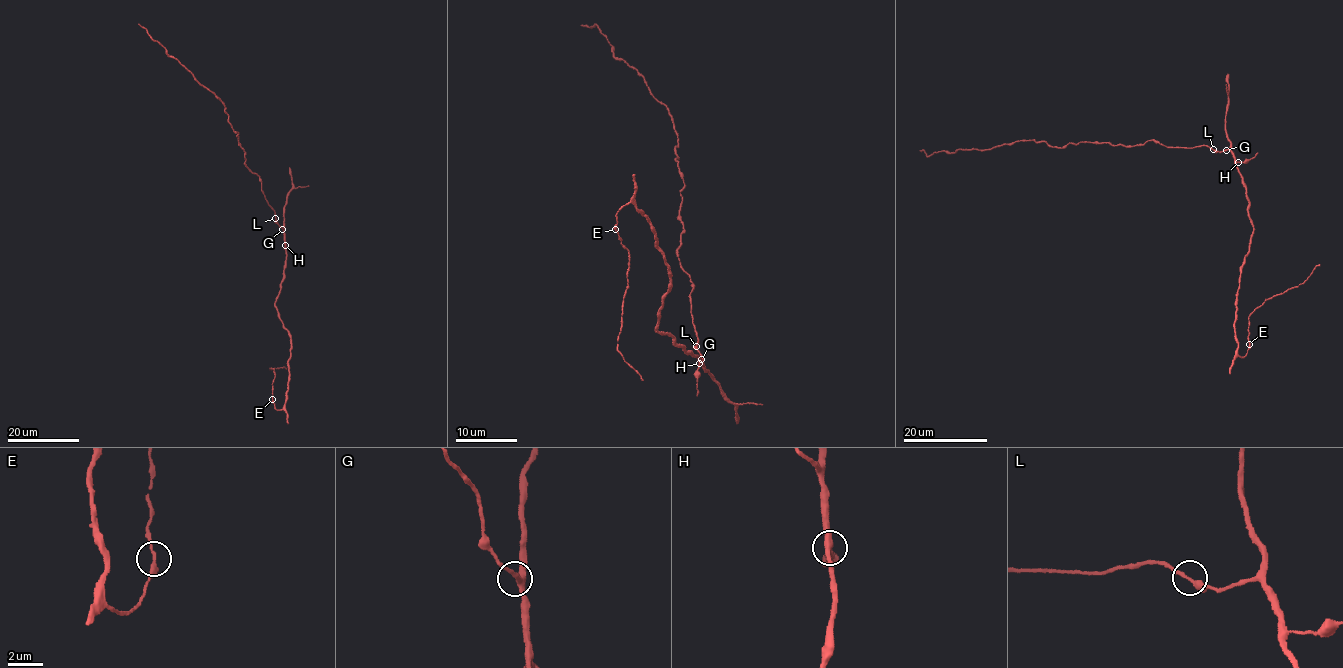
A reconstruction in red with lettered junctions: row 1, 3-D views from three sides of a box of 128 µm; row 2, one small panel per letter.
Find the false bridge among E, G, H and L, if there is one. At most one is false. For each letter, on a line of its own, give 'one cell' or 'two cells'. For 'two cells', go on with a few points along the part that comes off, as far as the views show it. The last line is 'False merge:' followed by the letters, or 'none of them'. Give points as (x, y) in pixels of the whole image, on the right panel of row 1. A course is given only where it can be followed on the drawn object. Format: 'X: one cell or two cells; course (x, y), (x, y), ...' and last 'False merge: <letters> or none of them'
E: one cell
G: one cell
H: one cell
L: one cell
False merge: none of them

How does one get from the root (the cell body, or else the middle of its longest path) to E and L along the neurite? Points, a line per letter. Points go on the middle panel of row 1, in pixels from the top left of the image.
E: (703, 365), (698, 355), (655, 326), (670, 280), (646, 214), (635, 204), (625, 204), (616, 216), (616, 229)
L: (703, 365), (696, 346)

